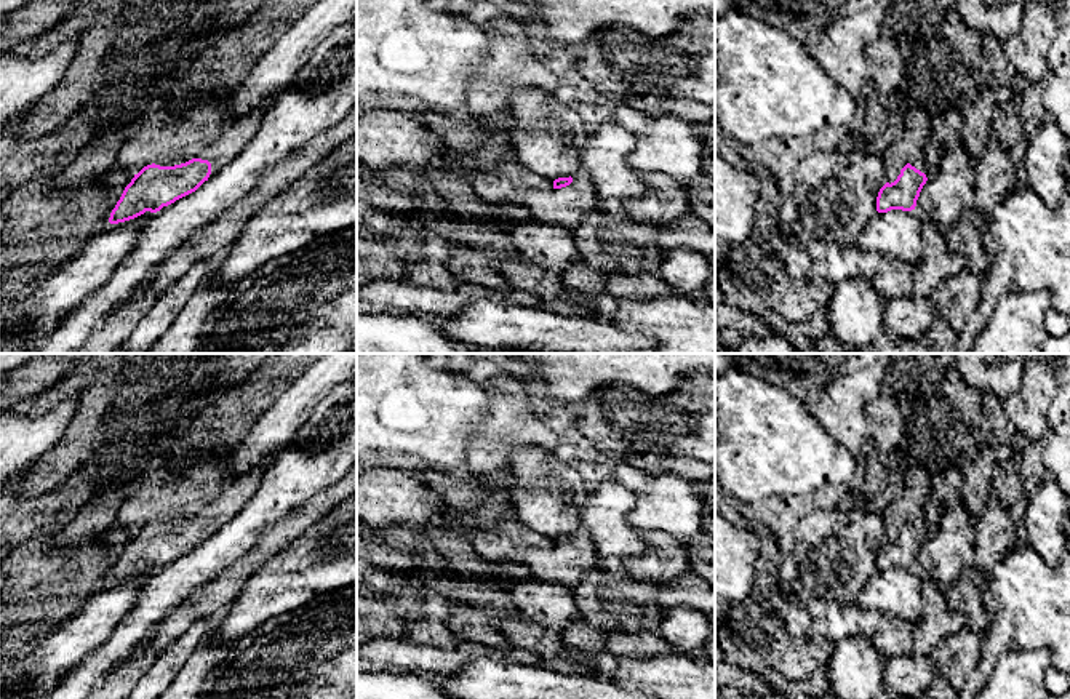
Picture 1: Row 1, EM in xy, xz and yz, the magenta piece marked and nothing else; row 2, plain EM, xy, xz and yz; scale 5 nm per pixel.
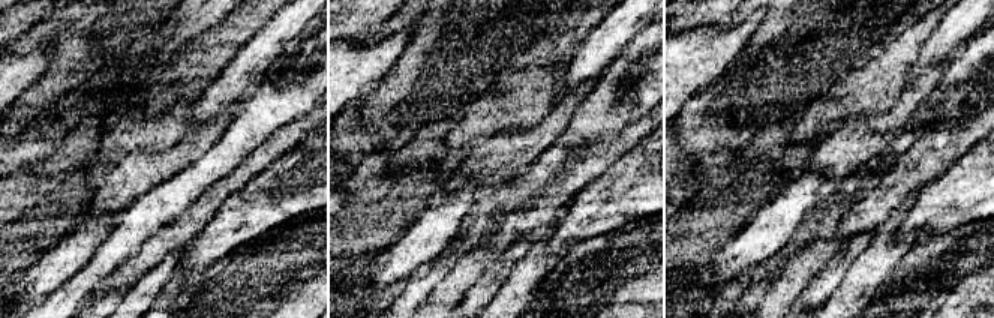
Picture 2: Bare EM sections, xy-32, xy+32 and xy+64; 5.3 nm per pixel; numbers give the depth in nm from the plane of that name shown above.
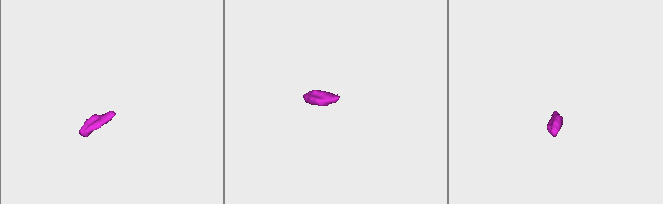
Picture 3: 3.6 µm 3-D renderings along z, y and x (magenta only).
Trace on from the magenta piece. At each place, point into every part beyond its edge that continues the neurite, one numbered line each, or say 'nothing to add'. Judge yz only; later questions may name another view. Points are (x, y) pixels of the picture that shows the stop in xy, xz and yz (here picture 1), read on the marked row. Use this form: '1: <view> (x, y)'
1: yz (918, 160)

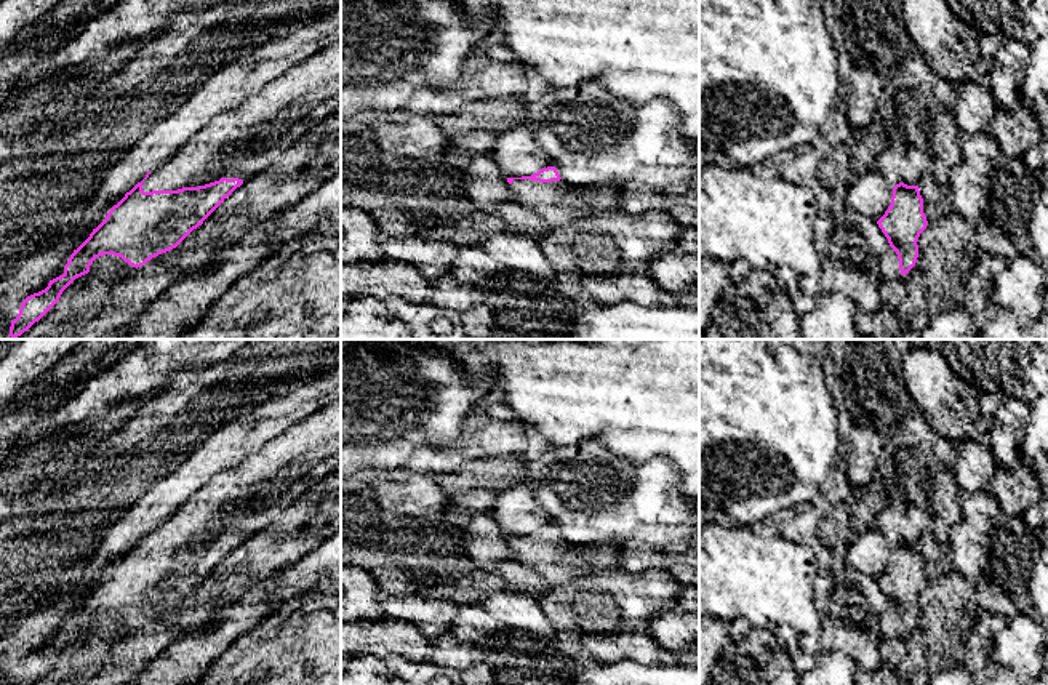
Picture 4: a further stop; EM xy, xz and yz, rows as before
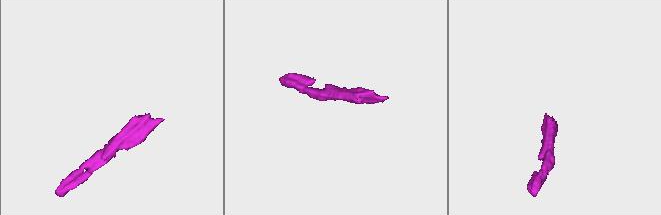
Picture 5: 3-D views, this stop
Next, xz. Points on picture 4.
1: xz (557, 202)

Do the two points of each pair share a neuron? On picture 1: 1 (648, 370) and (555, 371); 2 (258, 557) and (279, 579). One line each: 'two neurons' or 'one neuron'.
1: one neuron
2: two neurons

